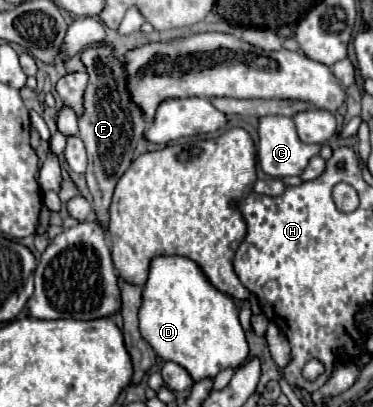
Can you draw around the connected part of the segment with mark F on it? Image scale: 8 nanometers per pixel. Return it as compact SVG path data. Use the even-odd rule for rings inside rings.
M90 46L82 52L82 62L86 64L86 72L90 74L90 82L84 96L84 116L78 120L80 138L88 152L88 170L86 182L94 196L94 210L96 218L106 224L108 220L108 206L112 200L112 192L120 176L128 170L132 162L134 148L138 140L144 136L146 122L142 120L142 112L130 102L126 94L124 70L122 62L112 56L112 52L104 46Z

